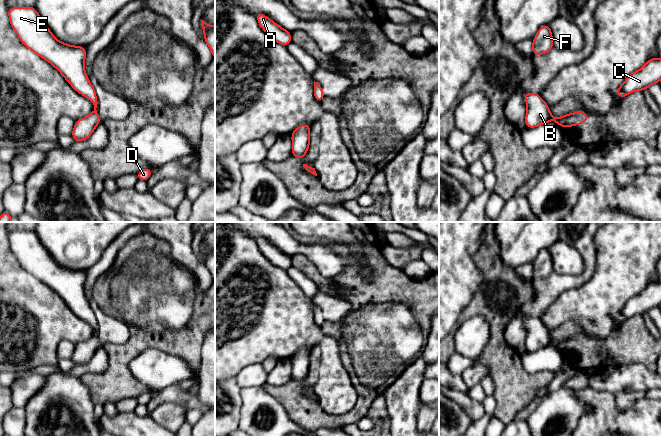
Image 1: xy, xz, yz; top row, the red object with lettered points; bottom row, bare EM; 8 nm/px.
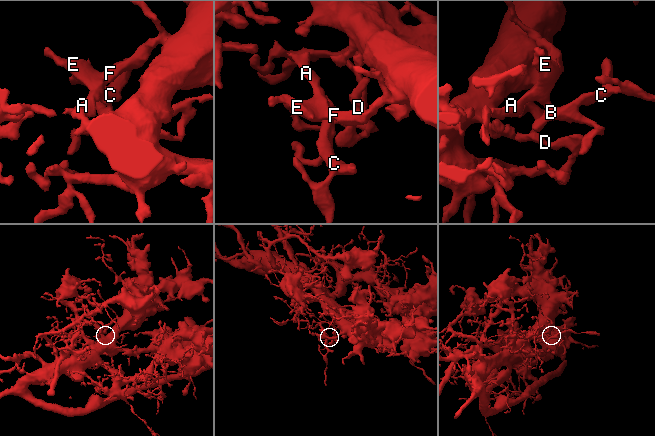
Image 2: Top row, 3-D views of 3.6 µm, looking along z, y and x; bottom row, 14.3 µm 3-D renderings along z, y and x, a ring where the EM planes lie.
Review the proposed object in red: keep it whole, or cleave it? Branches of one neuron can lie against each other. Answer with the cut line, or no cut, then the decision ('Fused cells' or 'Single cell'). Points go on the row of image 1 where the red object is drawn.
No split. Single cell

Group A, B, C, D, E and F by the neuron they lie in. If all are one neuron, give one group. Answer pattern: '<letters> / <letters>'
A B C D E F

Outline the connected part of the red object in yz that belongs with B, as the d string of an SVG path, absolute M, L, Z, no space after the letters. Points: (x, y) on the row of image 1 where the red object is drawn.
M525 92L524 99L527 104L525 117L525 127L527 128L535 128L551 120L561 127L572 127L585 123L589 119L588 115L582 110L555 119L549 110L548 104L542 100L540 94Z

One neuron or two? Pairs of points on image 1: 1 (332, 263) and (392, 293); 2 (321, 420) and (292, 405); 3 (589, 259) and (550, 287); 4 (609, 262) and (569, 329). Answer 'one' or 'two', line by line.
1: two
2: one
3: one
4: two

